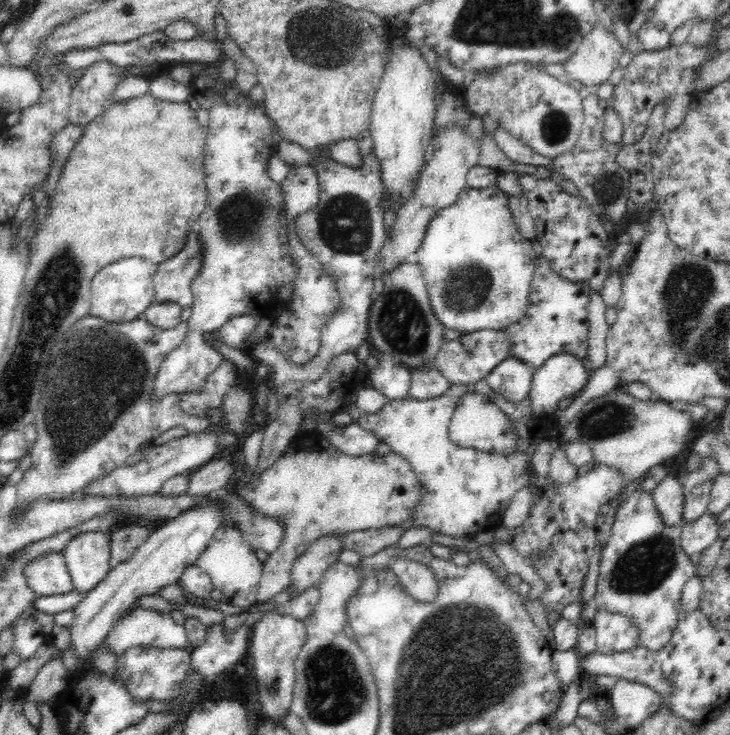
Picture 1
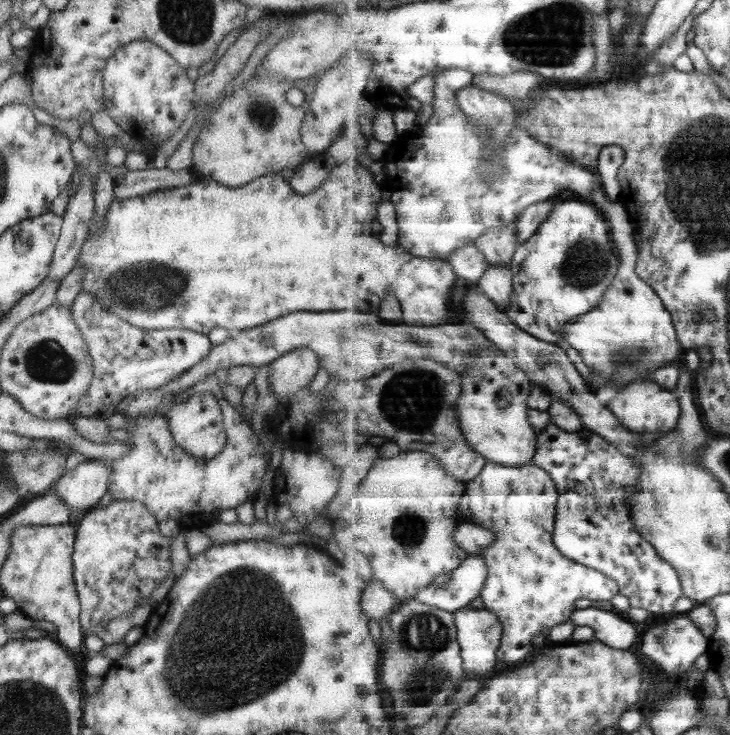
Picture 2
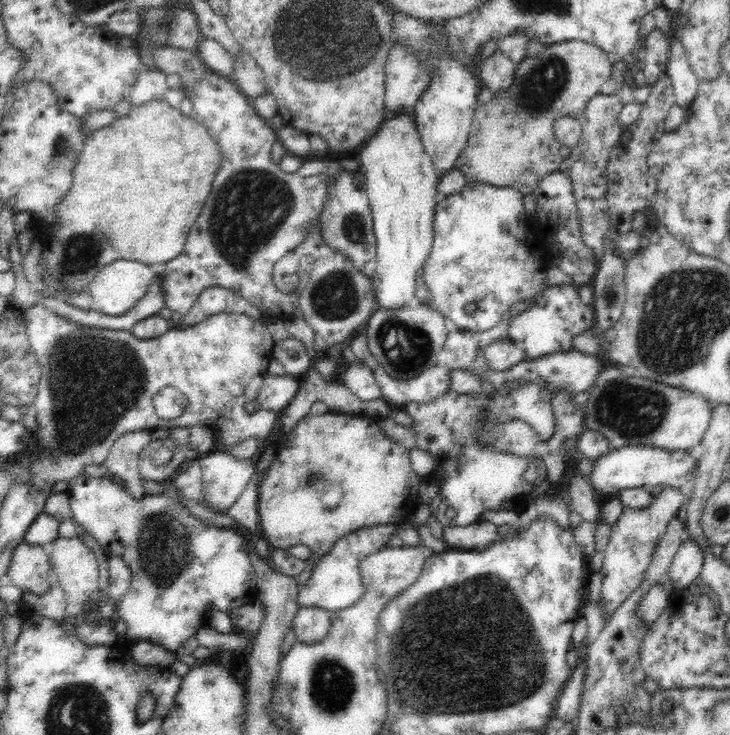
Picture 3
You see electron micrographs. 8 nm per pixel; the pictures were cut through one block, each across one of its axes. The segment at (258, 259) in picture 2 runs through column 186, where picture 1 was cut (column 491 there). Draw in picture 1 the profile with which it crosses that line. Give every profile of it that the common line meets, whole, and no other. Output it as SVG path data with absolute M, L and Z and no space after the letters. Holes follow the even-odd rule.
M497 184L486 188L466 186L454 204L437 210L430 219L417 255L417 265L423 272L434 314L442 326L464 333L505 330L524 316L530 304L530 284L537 255L532 249L532 241L524 238L518 230L509 207L509 195Z

